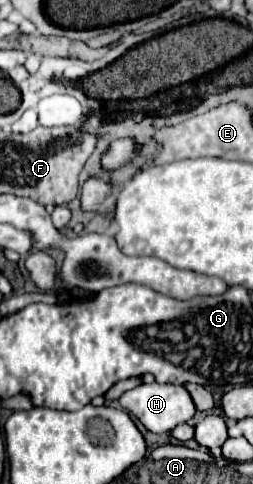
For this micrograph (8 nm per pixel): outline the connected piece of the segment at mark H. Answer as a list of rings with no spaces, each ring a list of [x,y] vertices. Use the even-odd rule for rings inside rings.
[[[158,382],[140,384],[140,386],[124,392],[118,402],[124,410],[132,412],[150,432],[156,432],[156,434],[170,432],[178,424],[192,420],[192,416],[196,412],[188,390],[184,386],[176,386],[176,384],[158,384]]]

